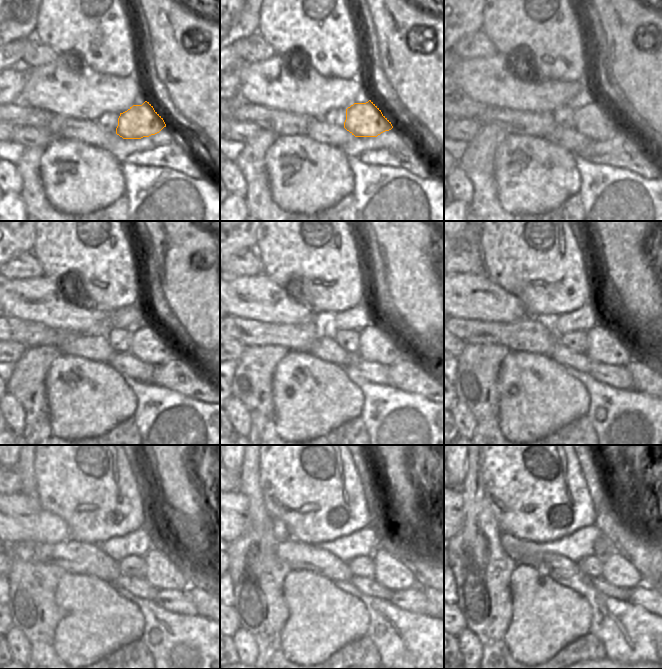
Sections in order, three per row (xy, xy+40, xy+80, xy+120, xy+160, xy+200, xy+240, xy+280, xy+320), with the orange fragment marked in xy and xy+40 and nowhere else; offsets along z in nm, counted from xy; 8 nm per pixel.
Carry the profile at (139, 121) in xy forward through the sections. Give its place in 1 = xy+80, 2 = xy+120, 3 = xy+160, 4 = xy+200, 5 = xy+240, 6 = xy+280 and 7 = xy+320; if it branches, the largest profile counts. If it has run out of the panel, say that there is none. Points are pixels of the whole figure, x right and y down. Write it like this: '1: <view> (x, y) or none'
1: xy+80 (594, 121)
2: xy+120 (149, 345)
3: xy+160 (376, 344)
4: xy+200 (604, 346)
5: xy+240 (161, 573)
6: xy+280 (389, 572)
7: xy+320 (616, 570)

